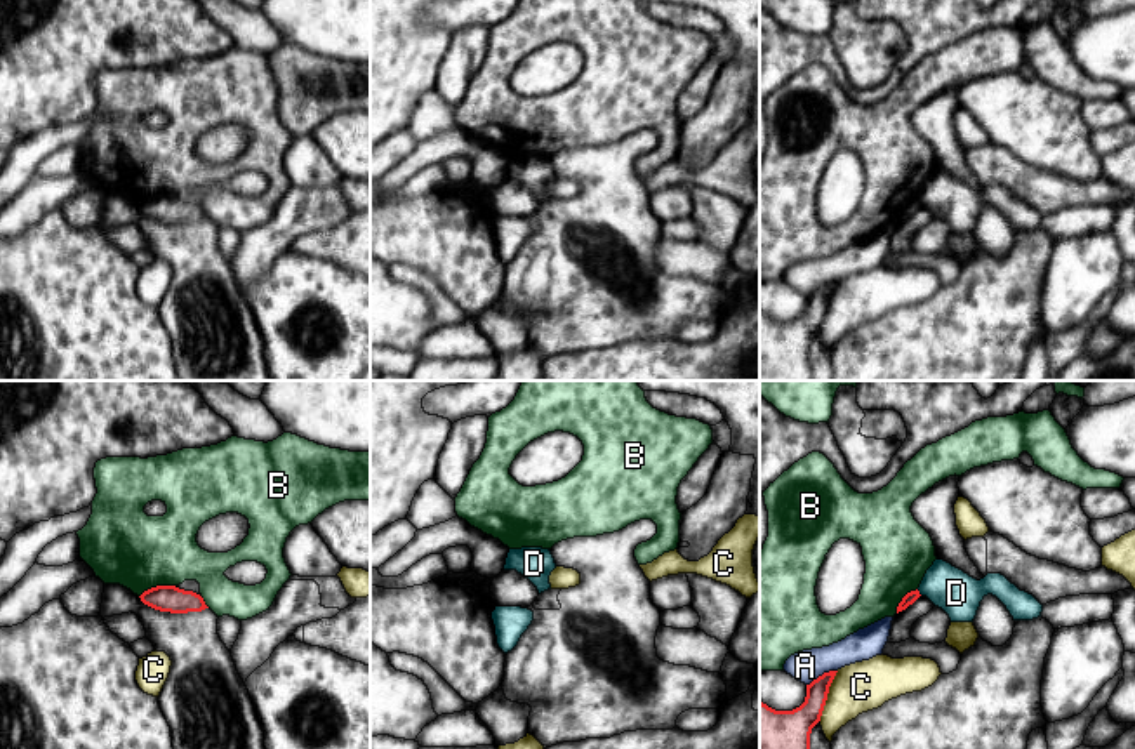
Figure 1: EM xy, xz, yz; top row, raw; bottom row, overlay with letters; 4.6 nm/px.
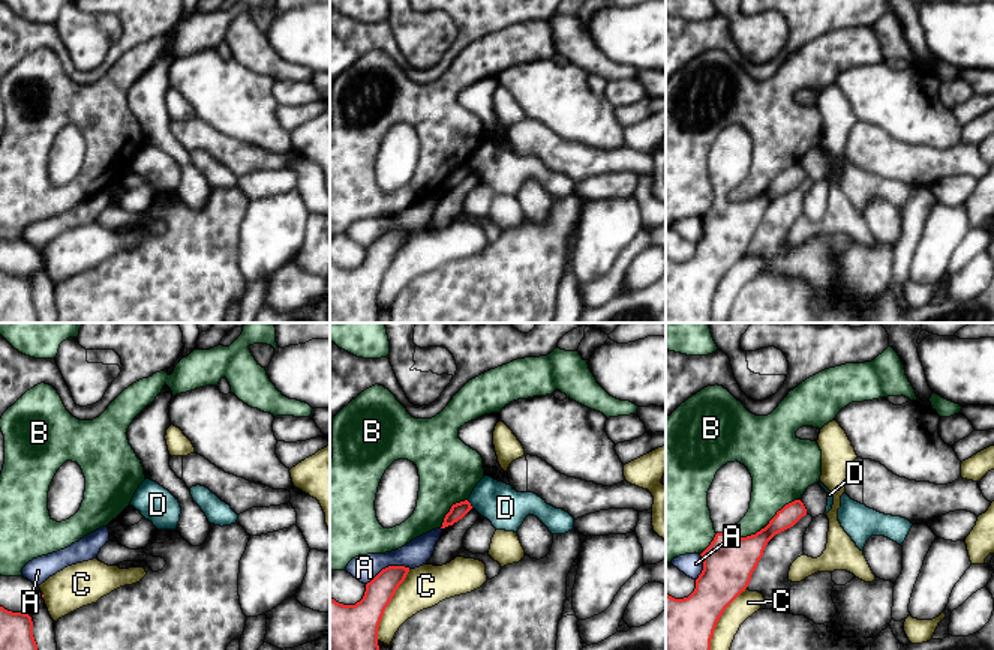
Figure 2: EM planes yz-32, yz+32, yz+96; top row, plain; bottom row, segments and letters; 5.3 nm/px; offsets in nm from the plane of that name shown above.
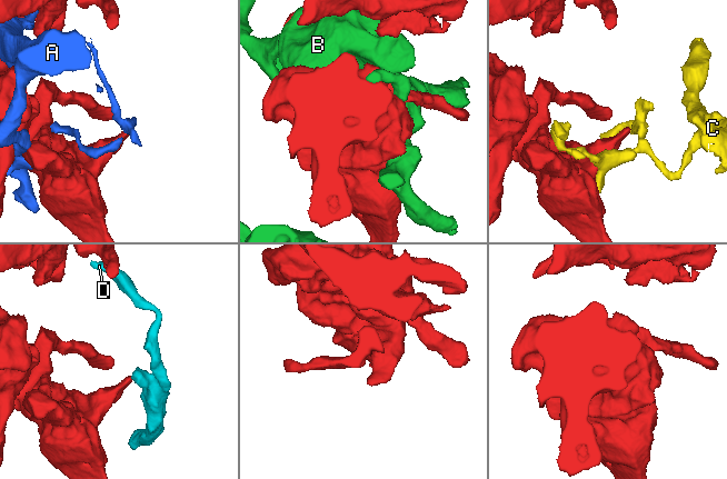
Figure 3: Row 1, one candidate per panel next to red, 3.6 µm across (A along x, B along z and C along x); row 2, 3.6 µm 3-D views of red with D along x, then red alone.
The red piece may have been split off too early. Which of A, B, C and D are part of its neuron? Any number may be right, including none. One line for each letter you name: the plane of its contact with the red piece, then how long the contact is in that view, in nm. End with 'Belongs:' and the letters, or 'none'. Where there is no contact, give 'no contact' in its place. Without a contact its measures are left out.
Belongs: none

